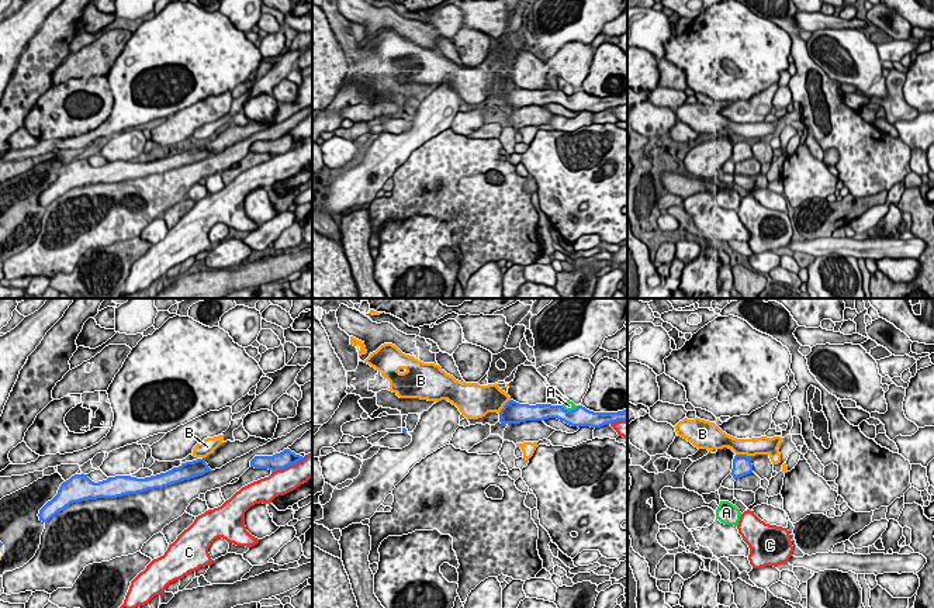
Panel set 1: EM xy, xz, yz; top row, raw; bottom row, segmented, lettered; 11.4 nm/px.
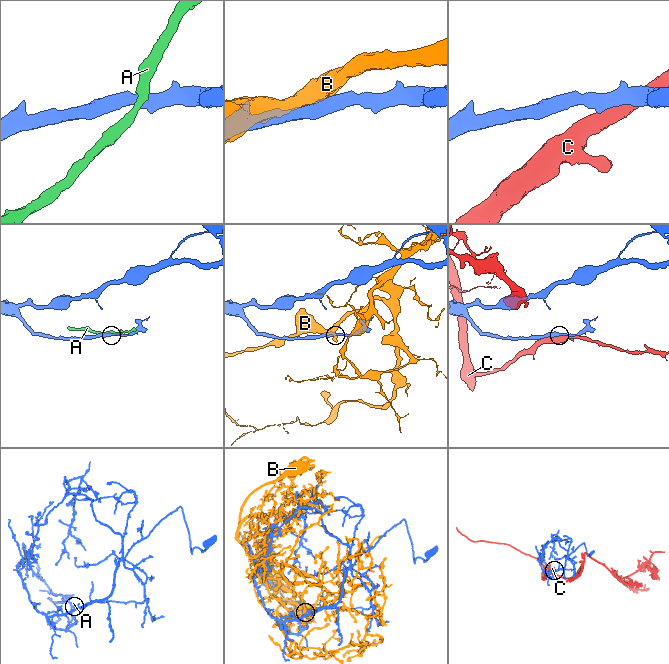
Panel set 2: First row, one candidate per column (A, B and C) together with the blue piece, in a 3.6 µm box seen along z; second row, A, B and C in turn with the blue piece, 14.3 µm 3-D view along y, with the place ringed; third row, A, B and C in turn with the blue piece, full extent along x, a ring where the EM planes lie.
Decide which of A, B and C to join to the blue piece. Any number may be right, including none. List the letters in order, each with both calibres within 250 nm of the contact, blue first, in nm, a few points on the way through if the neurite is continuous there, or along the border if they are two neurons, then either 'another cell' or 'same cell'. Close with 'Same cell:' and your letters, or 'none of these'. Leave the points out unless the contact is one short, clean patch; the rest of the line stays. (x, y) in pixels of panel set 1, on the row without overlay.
A: 220 nm thick on the blue side, 120 nm on the other; border along xz (578, 90), (570, 94), (561, 92); another cell
B: 220 nm thick on the blue side, 200 nm on the other; another cell
C: 190 nm thick on the blue side, 280 nm on the other; another cell
Same cell: none of these

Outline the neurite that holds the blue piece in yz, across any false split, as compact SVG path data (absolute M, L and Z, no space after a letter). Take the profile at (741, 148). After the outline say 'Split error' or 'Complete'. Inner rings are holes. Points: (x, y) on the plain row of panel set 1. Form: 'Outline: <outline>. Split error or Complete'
Outline: M736 139L733 144L731 160L733 163L738 163L753 158L751 141L747 139Z. Complete

